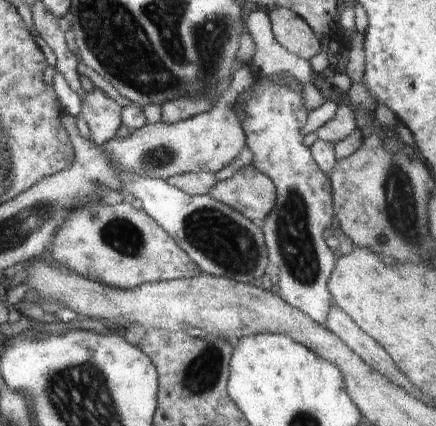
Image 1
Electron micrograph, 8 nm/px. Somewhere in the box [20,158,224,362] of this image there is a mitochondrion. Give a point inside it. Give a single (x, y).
(121, 235)

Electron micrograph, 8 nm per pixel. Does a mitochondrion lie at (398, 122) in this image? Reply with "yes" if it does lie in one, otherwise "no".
no

